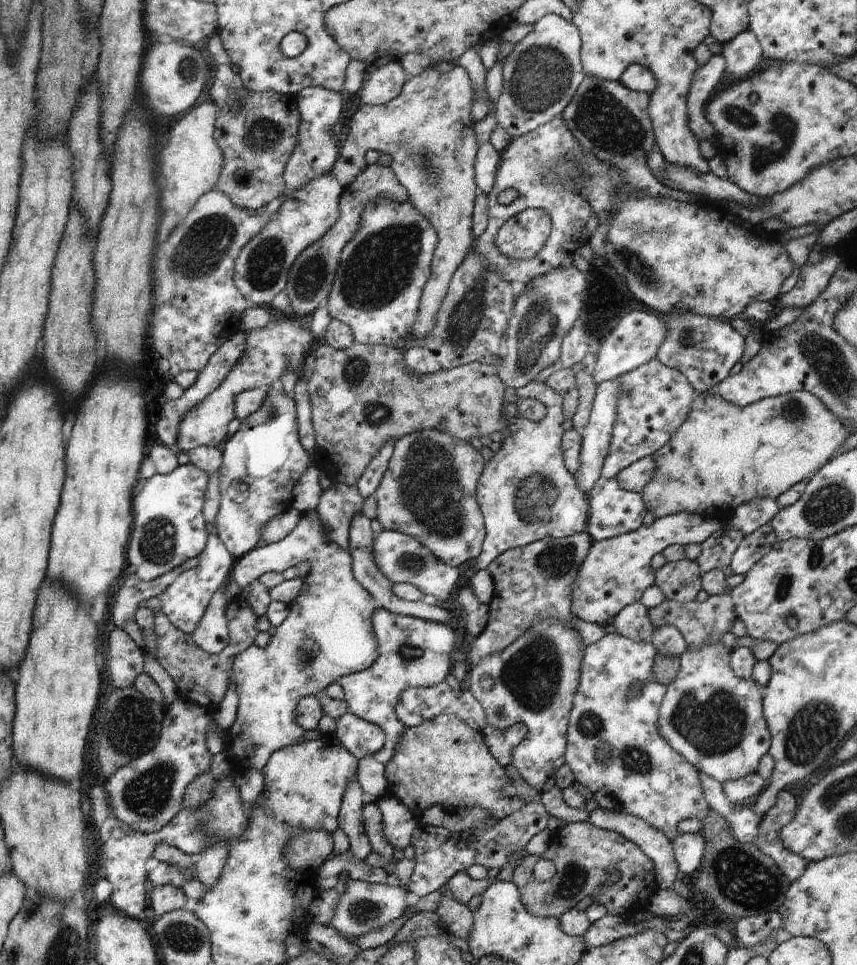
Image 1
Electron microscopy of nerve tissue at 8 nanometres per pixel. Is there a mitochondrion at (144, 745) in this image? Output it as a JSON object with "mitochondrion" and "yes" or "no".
{"mitochondrion":"yes"}

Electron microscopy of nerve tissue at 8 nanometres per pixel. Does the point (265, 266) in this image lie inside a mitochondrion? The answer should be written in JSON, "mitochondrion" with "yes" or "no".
{"mitochondrion":"yes"}

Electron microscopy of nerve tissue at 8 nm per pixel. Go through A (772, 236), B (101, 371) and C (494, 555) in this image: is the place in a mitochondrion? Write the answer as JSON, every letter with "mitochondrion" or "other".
{"A":"other","B":"other","C":"other"}

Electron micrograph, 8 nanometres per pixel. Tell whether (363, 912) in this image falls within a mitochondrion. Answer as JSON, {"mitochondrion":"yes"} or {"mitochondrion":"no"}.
{"mitochondrion":"yes"}

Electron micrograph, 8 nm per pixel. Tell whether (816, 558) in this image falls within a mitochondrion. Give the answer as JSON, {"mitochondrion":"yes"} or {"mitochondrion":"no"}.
{"mitochondrion":"yes"}

